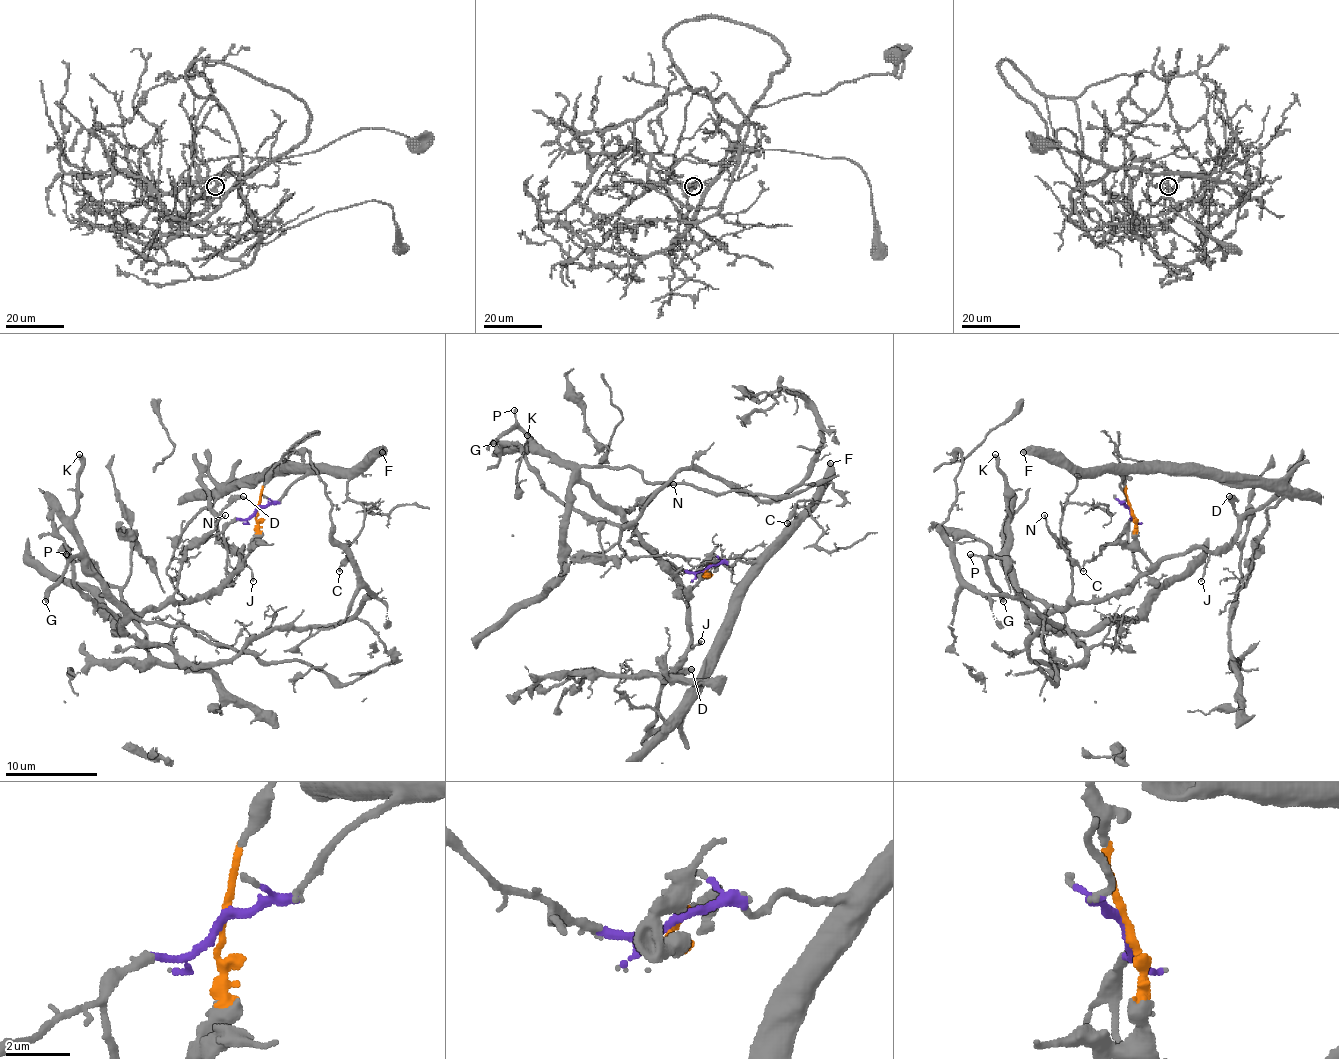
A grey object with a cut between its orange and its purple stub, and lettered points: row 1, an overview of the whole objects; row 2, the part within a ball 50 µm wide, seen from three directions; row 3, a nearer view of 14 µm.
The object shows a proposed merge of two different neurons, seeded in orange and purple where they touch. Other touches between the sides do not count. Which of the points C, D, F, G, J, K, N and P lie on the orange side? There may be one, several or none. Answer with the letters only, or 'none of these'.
D, G, J, K, N, P

